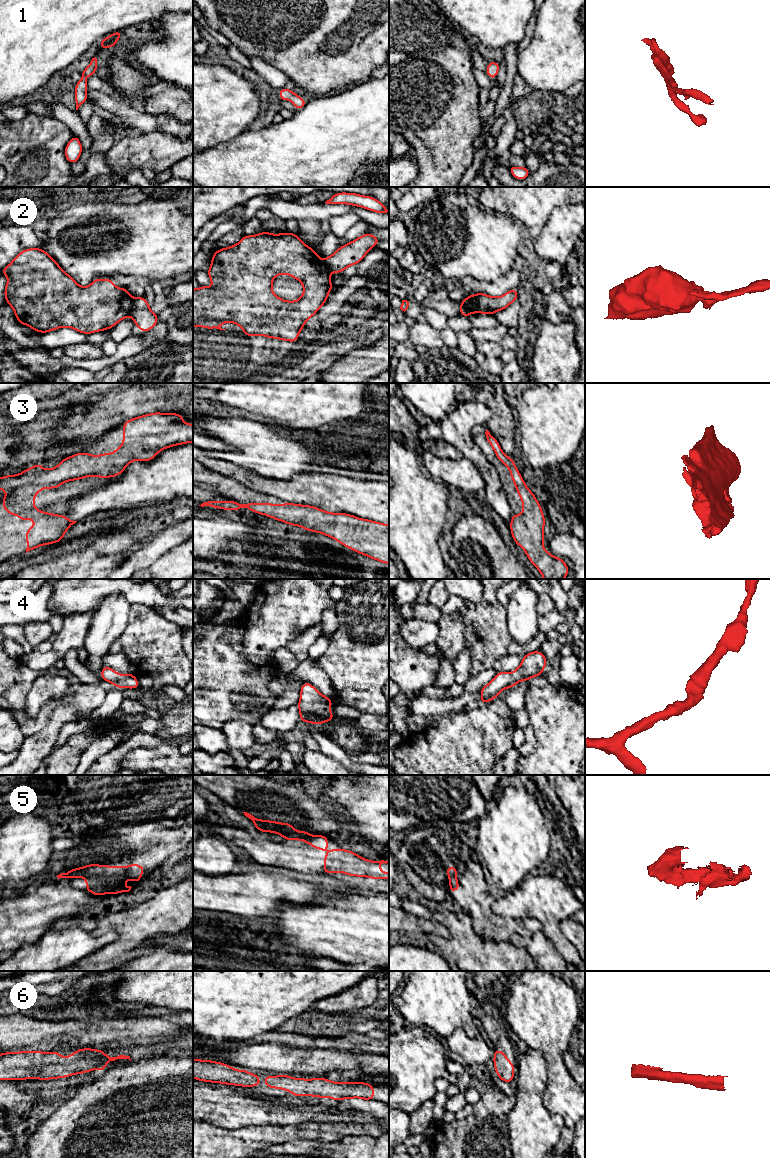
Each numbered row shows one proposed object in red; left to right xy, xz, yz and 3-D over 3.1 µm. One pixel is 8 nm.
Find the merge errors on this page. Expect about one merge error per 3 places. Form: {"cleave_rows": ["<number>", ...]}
{"cleave_rows": ["2", "3", "5"]}

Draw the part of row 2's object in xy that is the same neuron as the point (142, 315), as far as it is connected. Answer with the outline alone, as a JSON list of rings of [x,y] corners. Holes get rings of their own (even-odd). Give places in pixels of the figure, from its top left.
[[[144,296],[133,298],[130,315],[141,332],[150,331],[158,323],[158,314],[150,310],[150,306]]]

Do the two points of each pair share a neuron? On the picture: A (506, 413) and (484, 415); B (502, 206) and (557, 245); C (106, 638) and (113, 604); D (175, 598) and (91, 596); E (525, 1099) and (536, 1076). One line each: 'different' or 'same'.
A: different
B: same
C: same
D: same
E: same

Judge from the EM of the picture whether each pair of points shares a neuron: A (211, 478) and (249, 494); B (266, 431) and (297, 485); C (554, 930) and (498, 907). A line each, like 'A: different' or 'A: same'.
A: same
B: different
C: same

